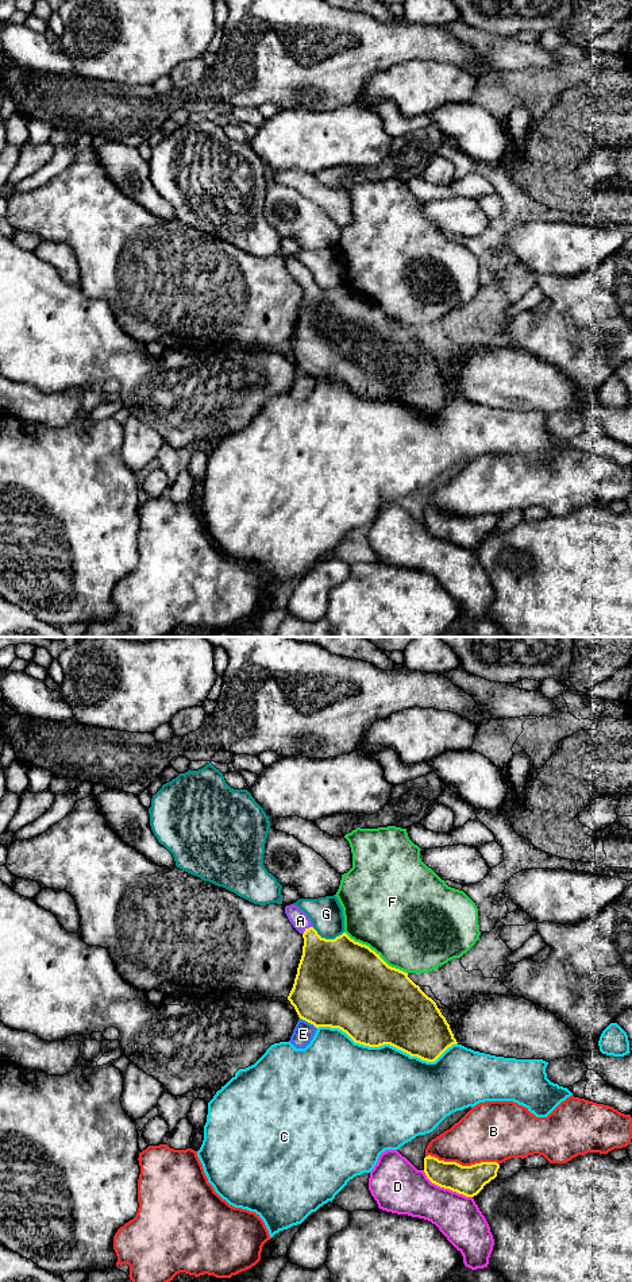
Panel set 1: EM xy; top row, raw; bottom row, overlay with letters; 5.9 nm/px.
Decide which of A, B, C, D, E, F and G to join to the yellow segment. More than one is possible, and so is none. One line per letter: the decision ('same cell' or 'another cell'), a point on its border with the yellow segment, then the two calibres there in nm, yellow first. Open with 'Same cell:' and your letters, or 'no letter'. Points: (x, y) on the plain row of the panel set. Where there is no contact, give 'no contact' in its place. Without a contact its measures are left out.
Same cell: A
A: same cell; meets yellow in xy at (307, 281); 320 nm thick on the yellow side, 110 nm on the other
B: another cell; meets yellow in xy at (461, 517); 180 nm thick on the yellow side, 360 nm on the other
C: another cell; meets yellow in xy at (388, 396); 480 nm thick on the yellow side, 460 nm on the other
D: another cell; meets yellow in xy at (446, 540); 180 nm thick on the yellow side, 280 nm on the other
E: another cell; meets yellow in xy at (308, 374); 460 nm thick on the yellow side, 120 nm on the other
F: another cell; meets yellow in xy at (374, 304); 500 nm thick on the yellow side, 500 nm on the other
G: another cell; meets yellow in xy at (328, 292); 500 nm thick on the yellow side, 200 nm on the other

